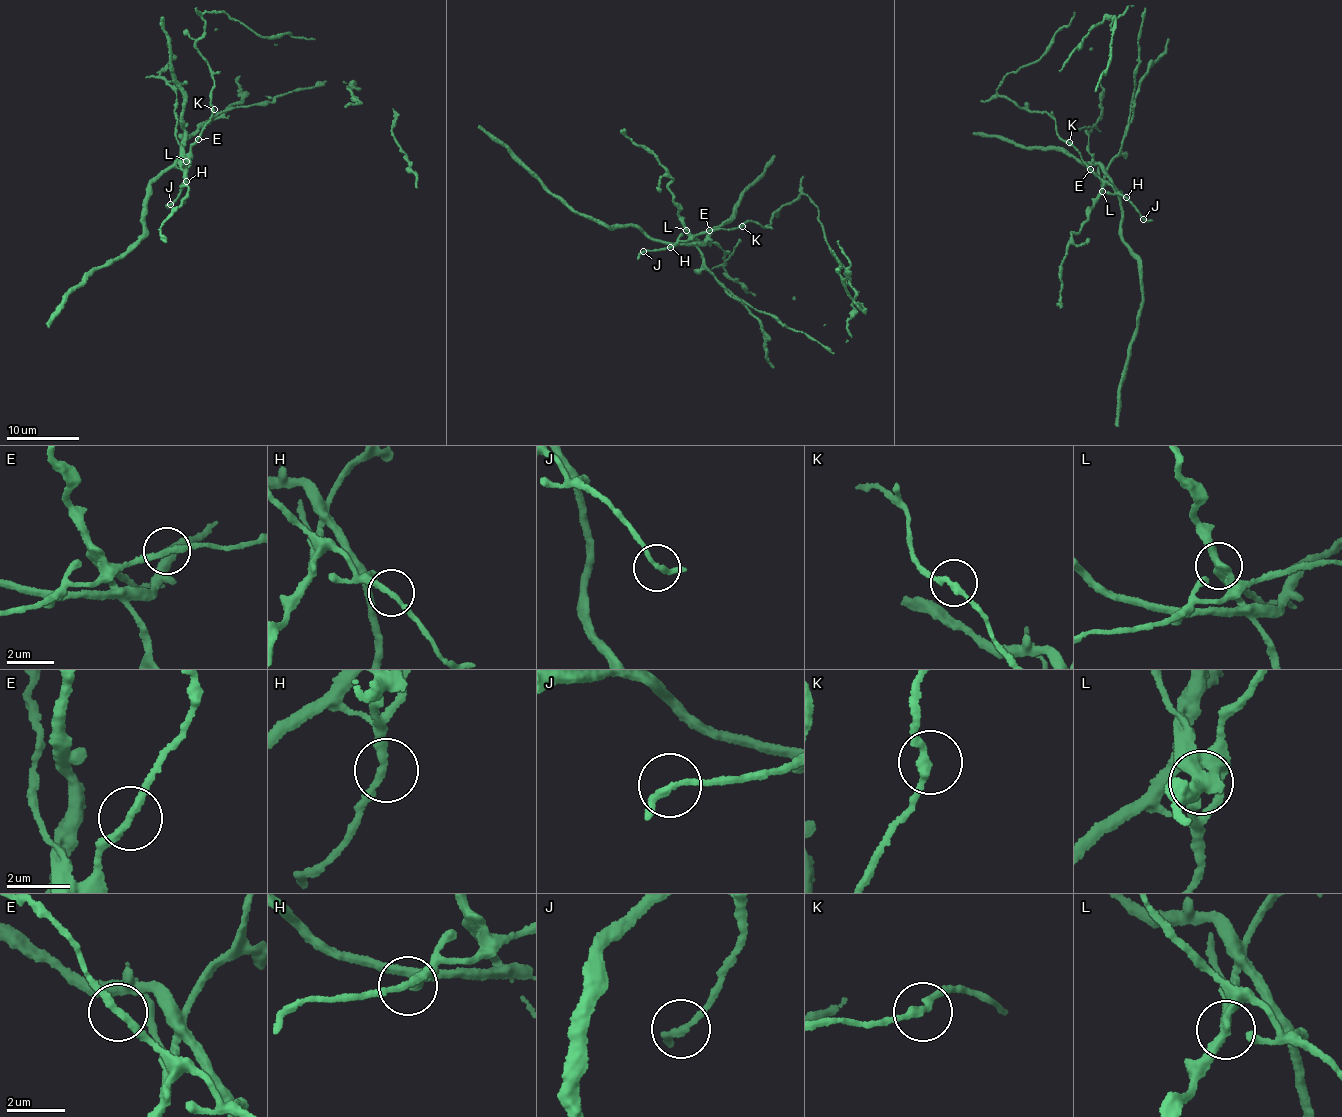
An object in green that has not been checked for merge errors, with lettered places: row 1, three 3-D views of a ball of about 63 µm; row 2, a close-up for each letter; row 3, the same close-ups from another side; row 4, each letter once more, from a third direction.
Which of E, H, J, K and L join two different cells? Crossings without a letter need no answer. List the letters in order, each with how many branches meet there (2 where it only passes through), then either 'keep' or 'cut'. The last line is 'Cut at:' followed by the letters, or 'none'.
E: 2 branches meet; keep
H: 2 branches meet; keep
J: 2 branches meet; keep
K: 2 branches meet; keep
L: 2 branches meet; cut
Cut at: L

